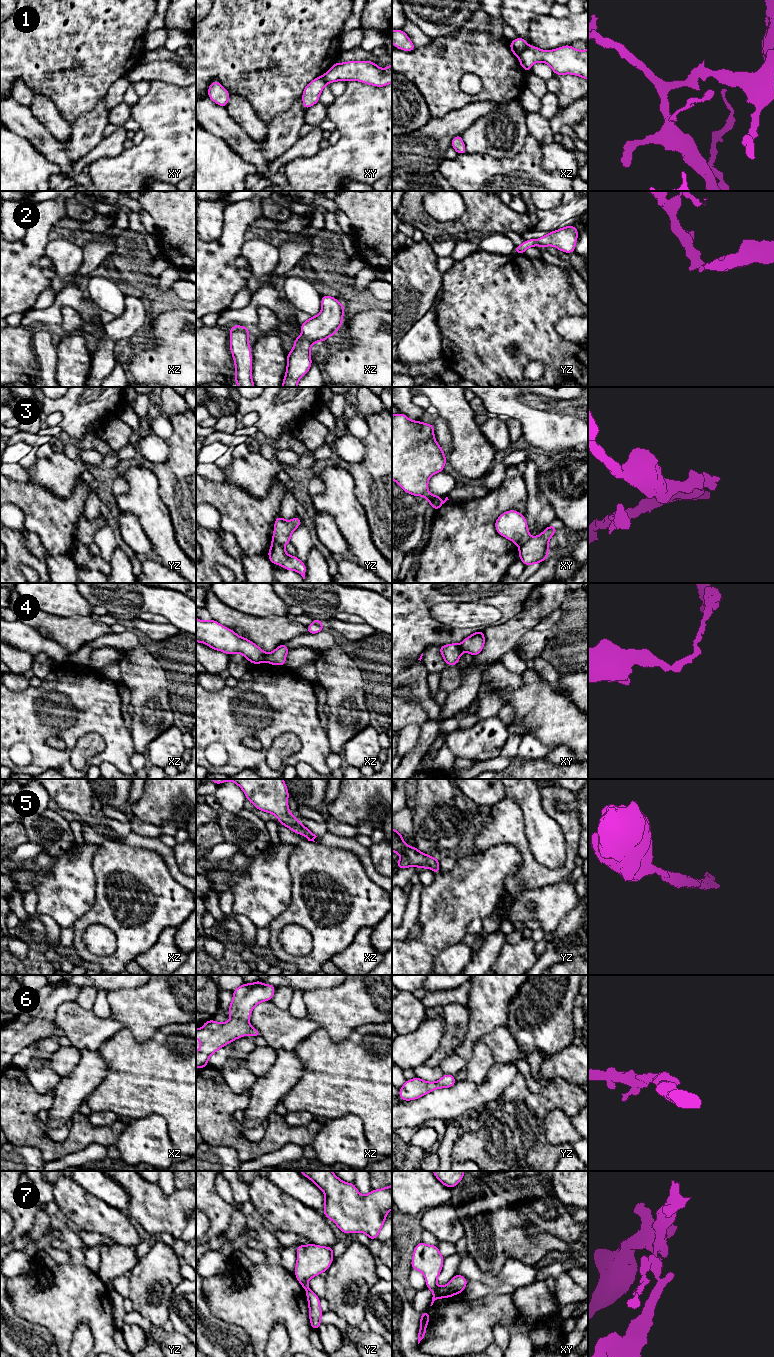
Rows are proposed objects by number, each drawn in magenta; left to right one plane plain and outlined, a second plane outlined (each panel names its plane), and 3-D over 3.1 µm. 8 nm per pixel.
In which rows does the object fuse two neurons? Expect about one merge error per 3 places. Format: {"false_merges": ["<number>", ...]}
{"false_merges": ["1", "3", "4", "7"]}

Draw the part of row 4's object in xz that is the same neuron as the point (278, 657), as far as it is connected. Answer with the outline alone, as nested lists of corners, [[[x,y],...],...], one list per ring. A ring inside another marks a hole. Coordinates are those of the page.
[[[286,643],[281,644],[273,652],[265,654],[265,662],[271,665],[284,666],[288,652]]]

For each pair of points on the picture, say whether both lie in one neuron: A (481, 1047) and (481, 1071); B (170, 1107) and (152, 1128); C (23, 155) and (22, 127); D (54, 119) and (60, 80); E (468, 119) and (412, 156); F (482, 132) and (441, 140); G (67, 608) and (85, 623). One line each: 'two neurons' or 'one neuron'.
A: one neuron
B: two neurons
C: two neurons
D: two neurons
E: one neuron
F: two neurons
G: two neurons

